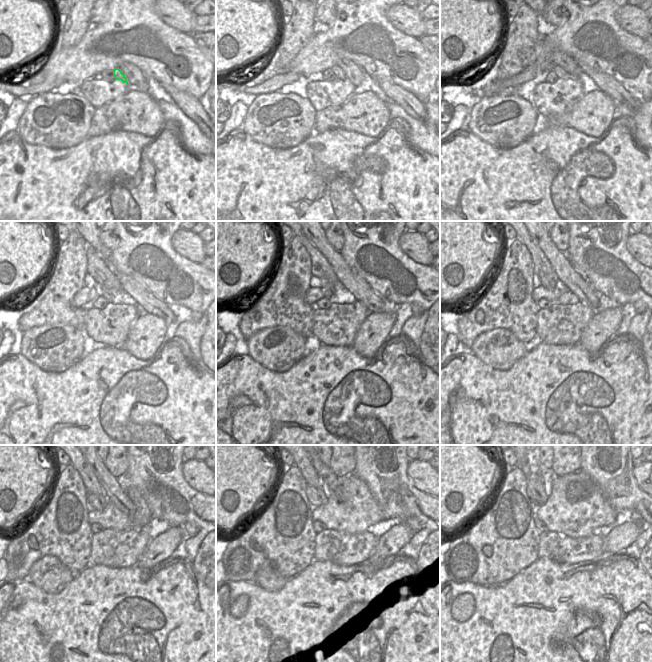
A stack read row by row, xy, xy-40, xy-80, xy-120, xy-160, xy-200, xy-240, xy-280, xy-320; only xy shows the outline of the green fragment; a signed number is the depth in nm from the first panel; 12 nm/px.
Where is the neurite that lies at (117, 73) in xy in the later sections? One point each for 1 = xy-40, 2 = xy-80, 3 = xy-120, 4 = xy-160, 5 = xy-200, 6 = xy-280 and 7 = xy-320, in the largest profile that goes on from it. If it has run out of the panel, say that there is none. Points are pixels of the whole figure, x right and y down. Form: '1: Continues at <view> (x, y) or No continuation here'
1: Continues at xy-40 (339, 73)
2: Continues at xy-80 (557, 69)
3: Continues at xy-120 (104, 292)
4: Continues at xy-160 (328, 288)
5: Continues at xy-200 (547, 282)
6: Continues at xy-280 (315, 496)
7: Continues at xy-320 (535, 490).

